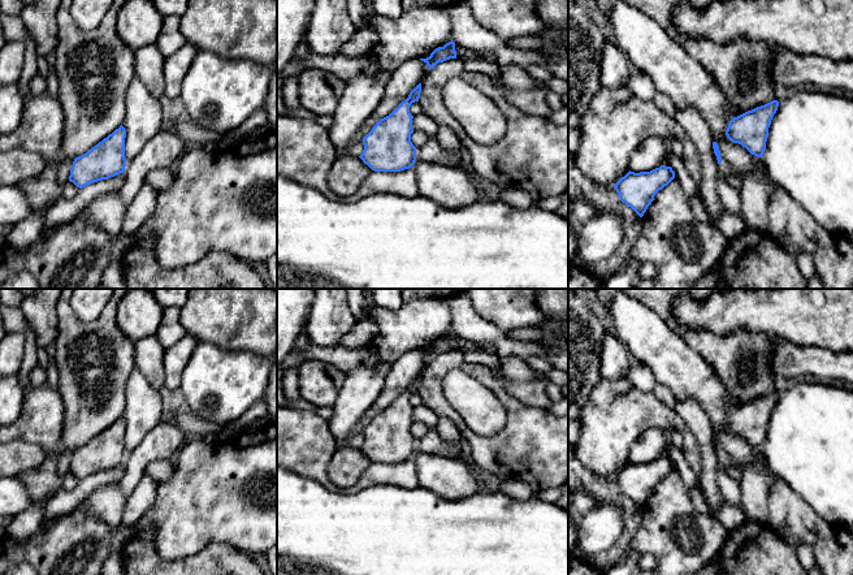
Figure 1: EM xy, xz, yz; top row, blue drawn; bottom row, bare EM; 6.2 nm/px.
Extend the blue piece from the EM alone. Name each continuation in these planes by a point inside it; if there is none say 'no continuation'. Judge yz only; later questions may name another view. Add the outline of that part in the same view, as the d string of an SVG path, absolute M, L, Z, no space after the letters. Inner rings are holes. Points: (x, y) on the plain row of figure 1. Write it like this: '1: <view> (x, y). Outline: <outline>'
no continuation

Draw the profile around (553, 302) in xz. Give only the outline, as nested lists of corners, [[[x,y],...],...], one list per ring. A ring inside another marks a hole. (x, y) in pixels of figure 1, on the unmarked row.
[[[536,289],[536,302],[551,327],[568,324],[568,289]]]

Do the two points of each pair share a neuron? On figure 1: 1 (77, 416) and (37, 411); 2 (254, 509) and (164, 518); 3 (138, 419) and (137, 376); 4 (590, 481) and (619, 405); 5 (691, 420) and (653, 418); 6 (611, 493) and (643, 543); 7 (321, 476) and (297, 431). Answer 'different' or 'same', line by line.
1: different
2: same
3: same
4: different
5: different
6: different
7: same

